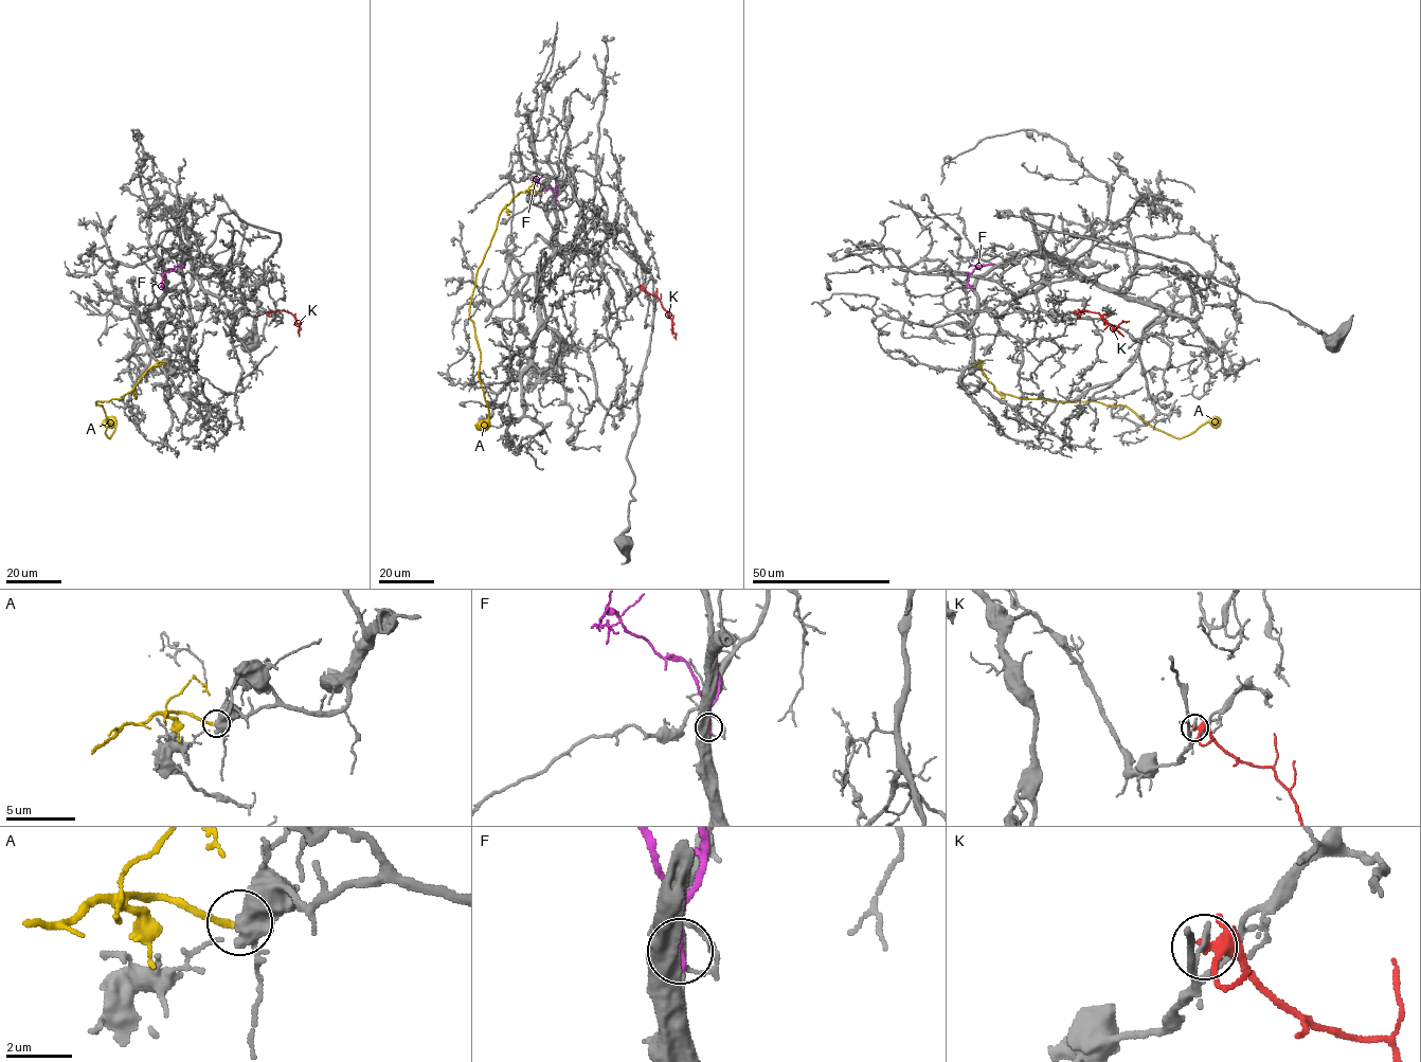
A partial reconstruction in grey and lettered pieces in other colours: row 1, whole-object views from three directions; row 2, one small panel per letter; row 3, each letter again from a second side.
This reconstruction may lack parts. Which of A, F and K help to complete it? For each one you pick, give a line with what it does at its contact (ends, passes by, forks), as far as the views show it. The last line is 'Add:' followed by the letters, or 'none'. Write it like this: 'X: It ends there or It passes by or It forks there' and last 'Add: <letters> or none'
Add: none

